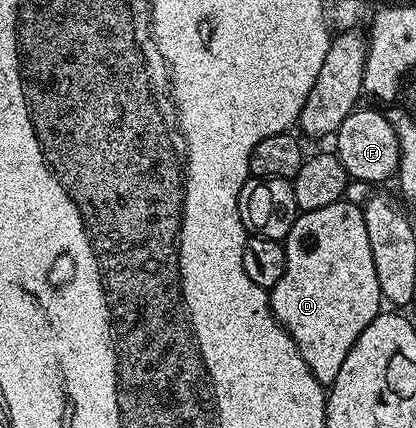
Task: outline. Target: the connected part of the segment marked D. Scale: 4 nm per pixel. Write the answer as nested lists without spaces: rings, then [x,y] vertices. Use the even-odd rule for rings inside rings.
[[[343,200],[328,204],[328,208],[299,213],[284,245],[284,276],[268,292],[270,307],[279,324],[292,336],[312,376],[329,384],[340,376],[344,356],[348,356],[360,332],[372,324],[384,306],[362,206]]]

